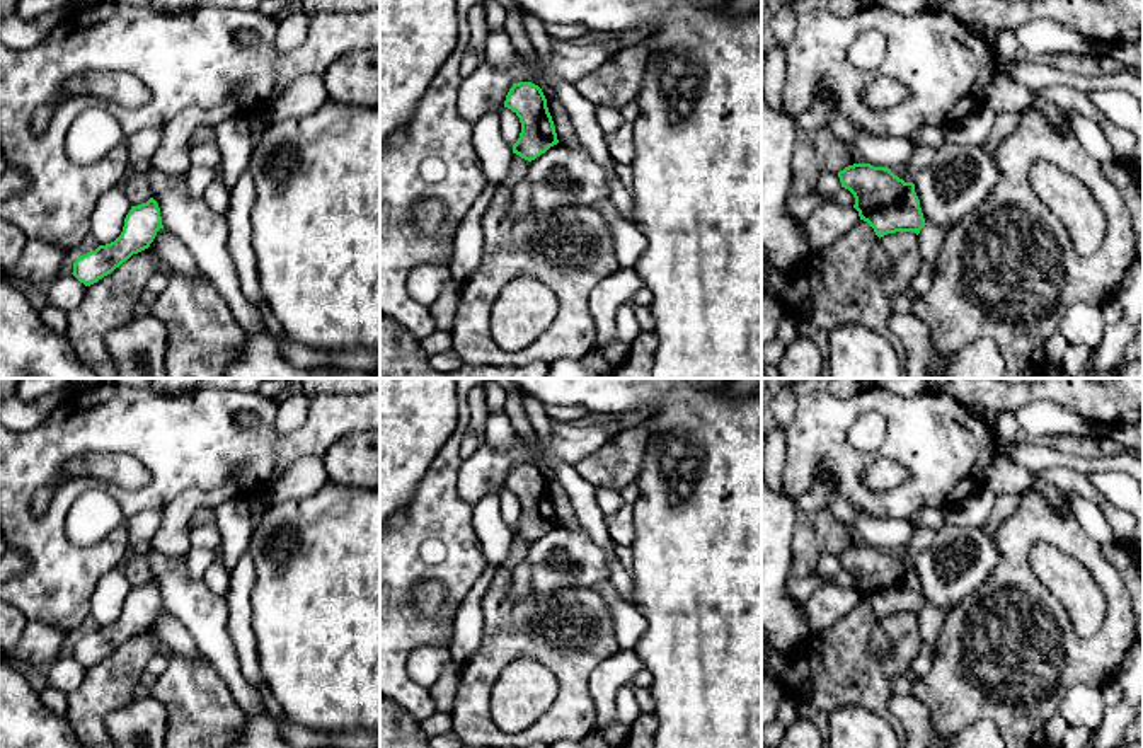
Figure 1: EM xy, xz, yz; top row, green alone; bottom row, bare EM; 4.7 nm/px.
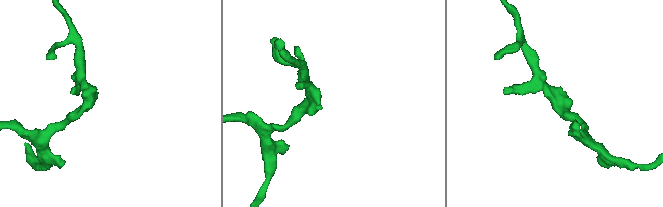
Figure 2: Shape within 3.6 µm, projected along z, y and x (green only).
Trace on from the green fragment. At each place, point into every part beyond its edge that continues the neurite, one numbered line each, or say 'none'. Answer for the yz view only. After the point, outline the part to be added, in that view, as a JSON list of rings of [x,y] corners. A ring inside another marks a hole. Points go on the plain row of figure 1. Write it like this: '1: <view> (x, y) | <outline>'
1: yz (922, 539) | [[[918,528],[906,545],[905,564],[915,564],[915,559],[932,544],[935,530]]]

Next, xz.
none

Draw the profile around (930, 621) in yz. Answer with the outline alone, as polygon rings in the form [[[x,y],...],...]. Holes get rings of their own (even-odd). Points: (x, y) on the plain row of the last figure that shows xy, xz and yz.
[[[927,605],[918,615],[922,653],[913,661],[913,668],[918,675],[927,673],[932,666],[935,644],[937,644],[939,634],[944,627],[944,622],[949,612],[951,608]]]

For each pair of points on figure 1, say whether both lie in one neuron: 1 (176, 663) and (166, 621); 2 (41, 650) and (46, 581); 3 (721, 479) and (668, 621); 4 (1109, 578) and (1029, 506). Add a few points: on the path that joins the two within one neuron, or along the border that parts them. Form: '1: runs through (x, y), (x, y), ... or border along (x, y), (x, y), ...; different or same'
1: border along (171, 651), (201, 660), (206, 665); different
2: border along (29, 619), (62, 627), (68, 634); different
3: runs through (717, 515), (717, 571), (704, 585); same
4: runs through (1089, 558), (1060, 529), (1050, 525); same

